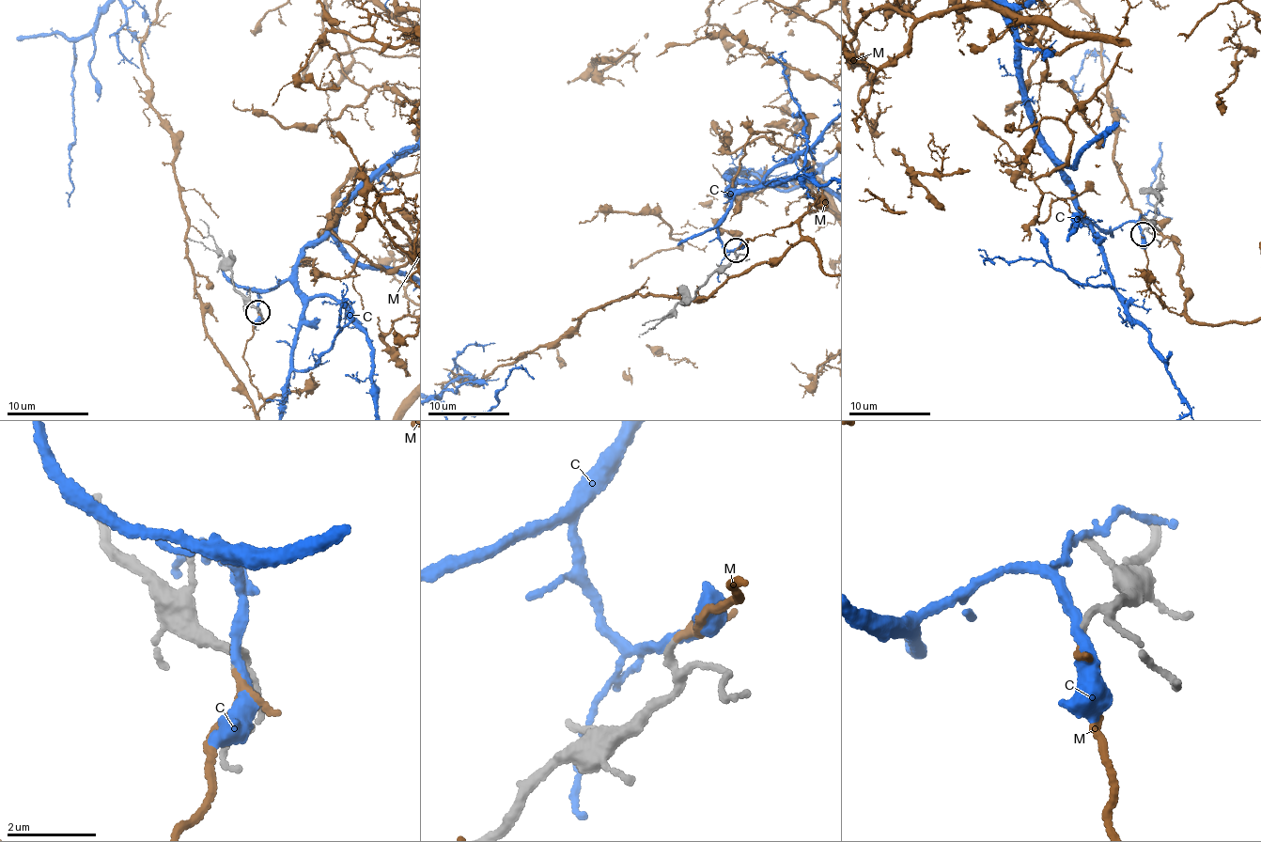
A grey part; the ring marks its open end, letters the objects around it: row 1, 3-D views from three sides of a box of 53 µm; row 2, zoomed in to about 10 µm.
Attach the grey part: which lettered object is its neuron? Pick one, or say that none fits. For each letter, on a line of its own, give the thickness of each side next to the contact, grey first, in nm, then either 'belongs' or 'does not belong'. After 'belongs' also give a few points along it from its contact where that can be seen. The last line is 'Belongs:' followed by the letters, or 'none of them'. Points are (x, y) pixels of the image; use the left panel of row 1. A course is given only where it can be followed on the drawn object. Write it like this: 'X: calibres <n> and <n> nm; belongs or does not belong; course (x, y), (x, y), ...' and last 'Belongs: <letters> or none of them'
C: calibres 150 and 200 nm; does not belong
M: calibres 110 and 120 nm; belongs
Belongs: M

